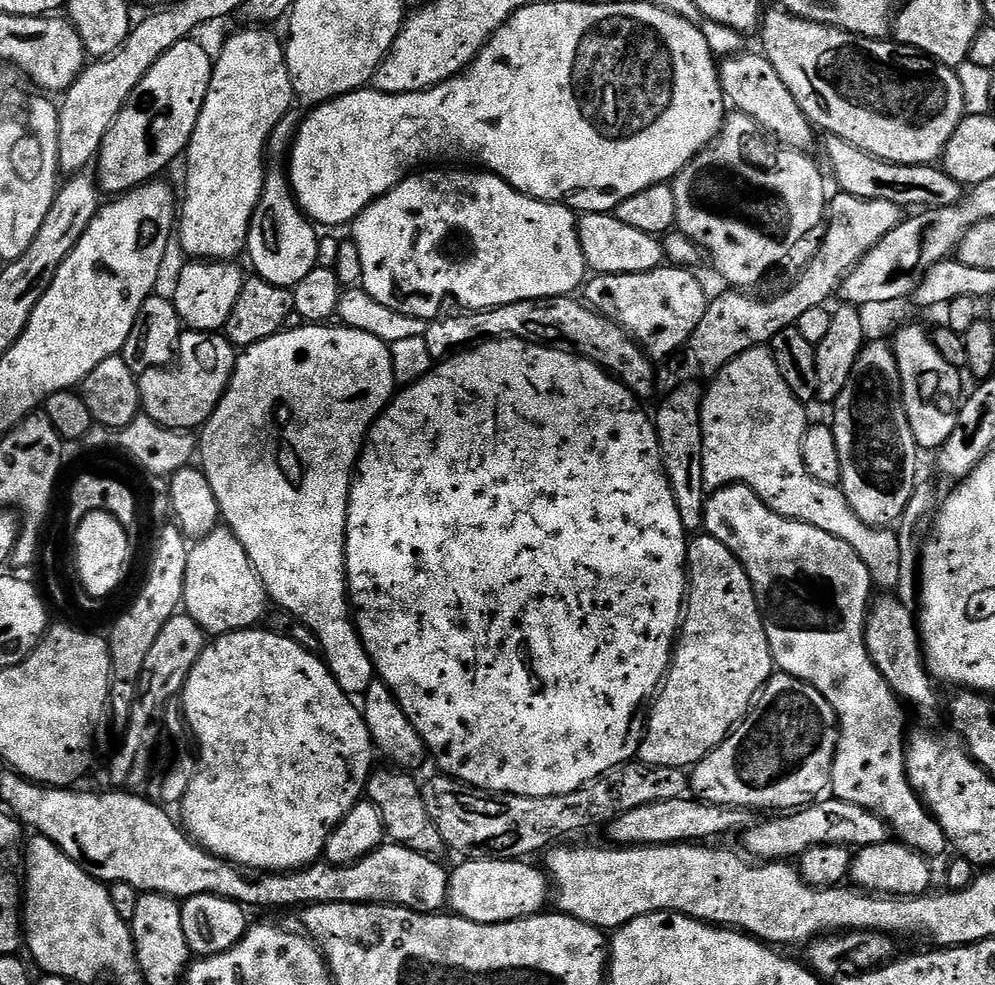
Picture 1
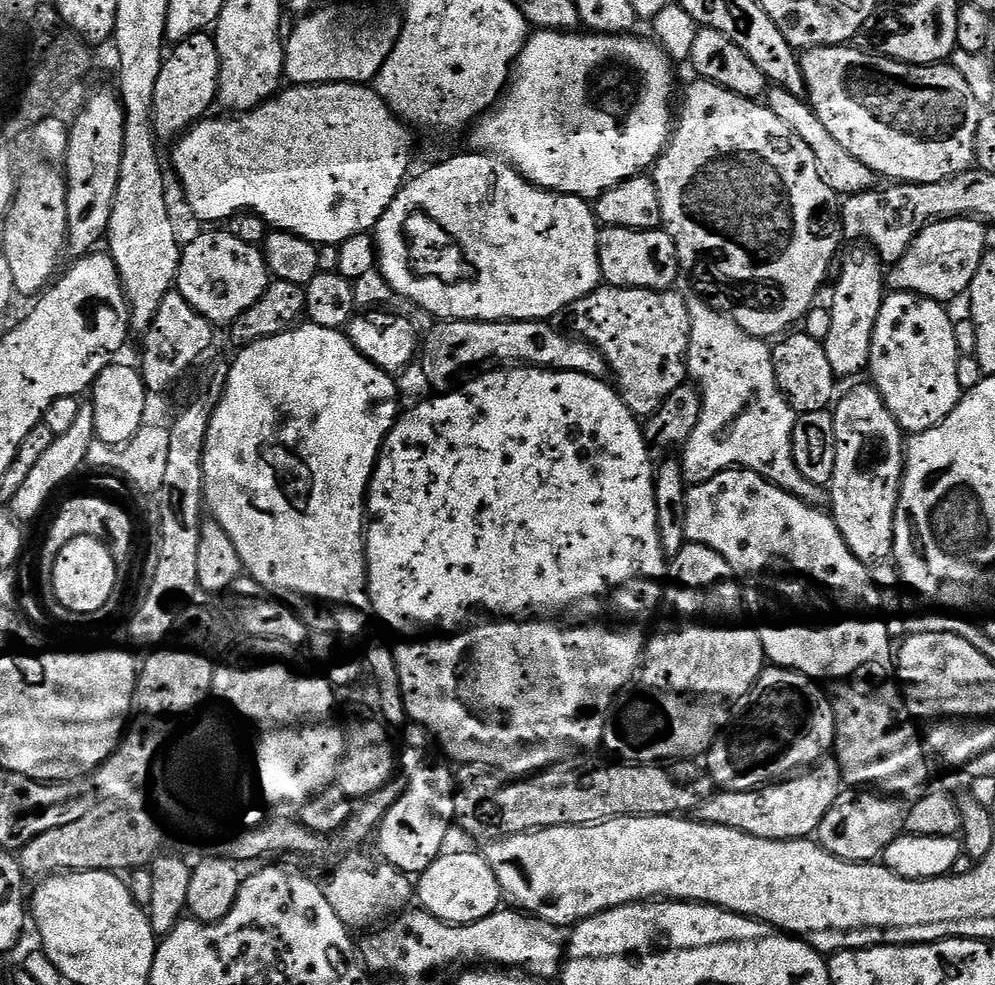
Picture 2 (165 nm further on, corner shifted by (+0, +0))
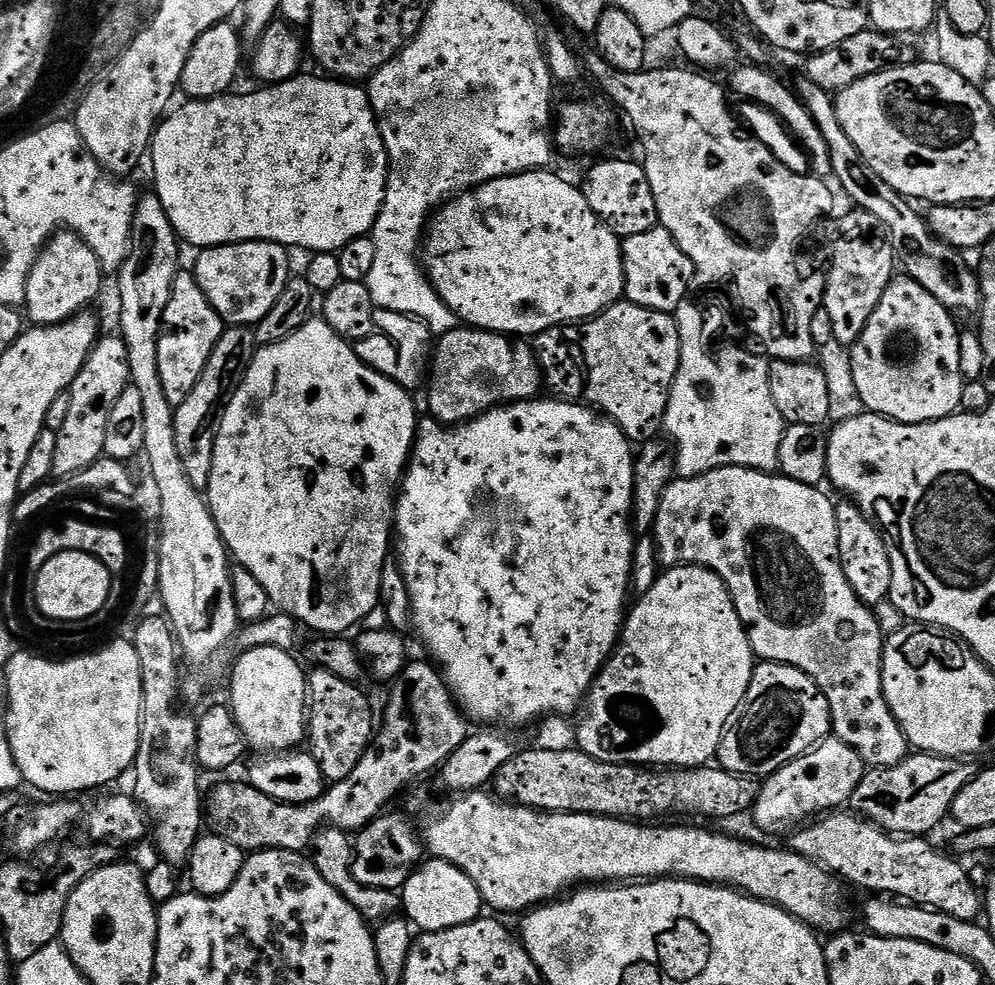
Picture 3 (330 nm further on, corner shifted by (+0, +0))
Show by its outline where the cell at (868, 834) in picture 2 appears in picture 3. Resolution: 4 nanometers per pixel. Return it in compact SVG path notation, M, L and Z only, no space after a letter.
M910 754L889 768L869 767L858 790L854 790L850 808L855 815L869 820L880 829L901 838L924 838L945 819L949 819L958 790L974 775L971 763L955 756Z

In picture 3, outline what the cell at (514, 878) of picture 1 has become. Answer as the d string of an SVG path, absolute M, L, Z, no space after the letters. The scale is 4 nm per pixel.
M425 859L402 889L403 915L421 933L462 926L477 919L481 915L480 908L482 909L482 901L478 886L474 886L474 882L462 869L445 860Z

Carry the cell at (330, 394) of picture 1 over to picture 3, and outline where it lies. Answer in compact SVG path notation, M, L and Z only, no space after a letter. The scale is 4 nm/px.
M313 318L307 320L300 329L294 334L290 334L290 338L286 338L277 344L263 345L257 351L256 356L250 362L250 366L246 370L243 382L236 387L236 393L230 398L230 402L226 406L226 414L220 423L218 430L218 438L214 442L214 462L210 470L210 482L206 489L206 499L208 501L208 509L212 512L214 522L218 526L220 536L224 540L224 546L228 549L231 559L235 561L239 567L245 568L250 574L254 574L254 578L258 578L258 582L262 586L262 590L266 590L269 601L273 605L276 604L281 613L285 616L293 616L305 629L313 628L316 634L348 634L355 624L360 624L372 611L377 611L380 603L380 583L382 582L382 570L385 564L389 563L388 556L388 539L391 541L394 536L394 517L396 515L396 506L398 503L398 493L402 488L405 471L408 467L408 458L412 454L412 445L416 443L416 433L418 431L418 417L415 412L415 402L410 395L409 389L400 388L390 378L386 378L382 374L378 374L370 366L366 366L358 358L355 347L349 341L343 340L330 325L322 318Z

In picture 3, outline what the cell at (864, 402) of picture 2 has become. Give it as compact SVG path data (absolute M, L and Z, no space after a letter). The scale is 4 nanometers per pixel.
M843 503L836 504L840 565L859 600L875 606L881 600L889 599L892 590L892 567L884 534L870 519L869 513L862 511L857 504Z

